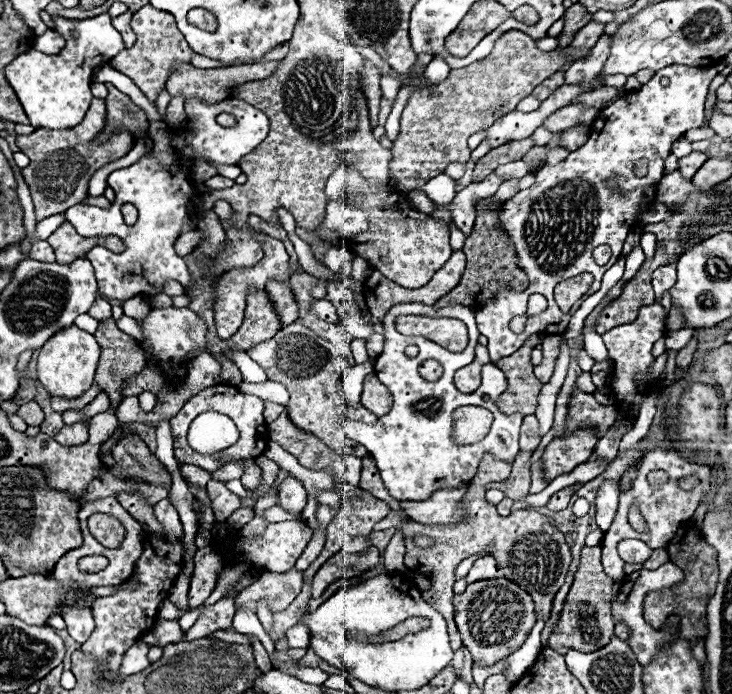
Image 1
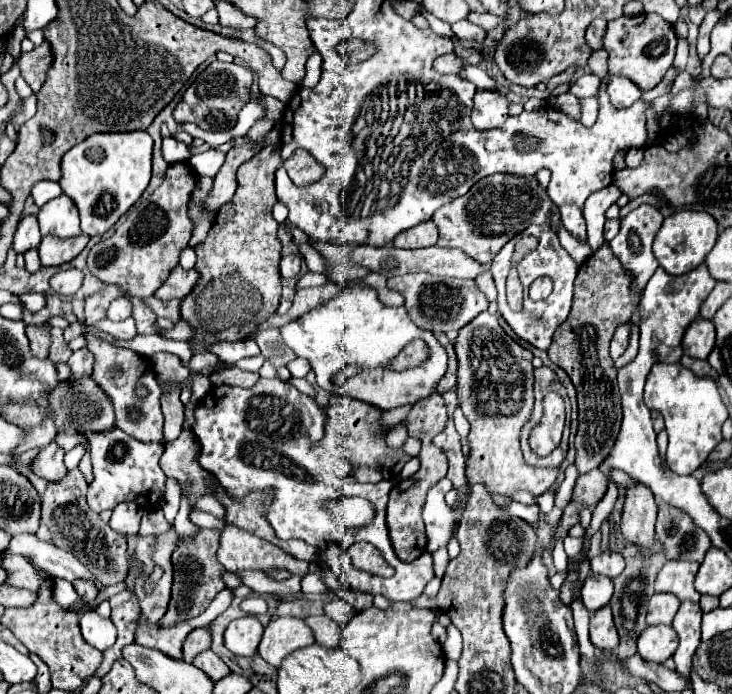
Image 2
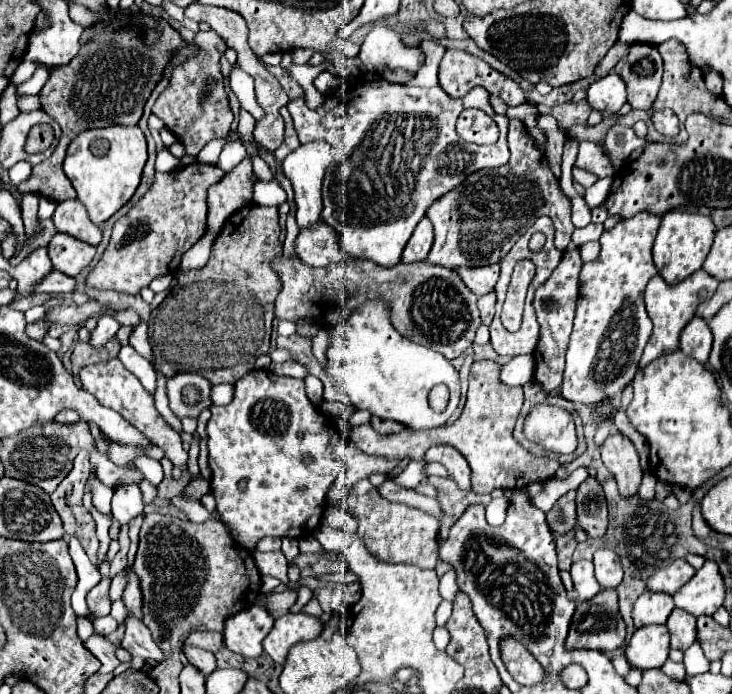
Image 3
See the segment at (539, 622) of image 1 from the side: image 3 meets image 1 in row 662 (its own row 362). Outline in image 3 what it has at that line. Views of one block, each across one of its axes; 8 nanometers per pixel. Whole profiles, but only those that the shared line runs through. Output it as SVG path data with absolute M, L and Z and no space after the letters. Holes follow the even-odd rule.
M516 356L500 370L500 380L504 380L506 386L524 386L534 376L534 358L528 356Z

